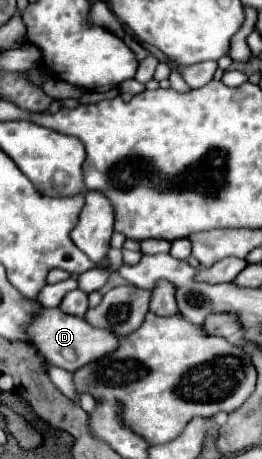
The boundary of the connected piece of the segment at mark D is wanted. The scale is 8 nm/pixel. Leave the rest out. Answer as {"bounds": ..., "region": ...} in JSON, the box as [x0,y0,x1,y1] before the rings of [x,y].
{"bounds":[27,309,119,373],"region":[[[43,309],[43,313],[35,317],[33,323],[27,327],[27,333],[31,335],[31,341],[35,343],[39,353],[49,363],[53,363],[55,367],[67,369],[71,373],[85,367],[87,363],[99,361],[101,357],[113,353],[119,347],[119,339],[113,331],[93,327],[83,317],[67,315],[61,309]]]}

